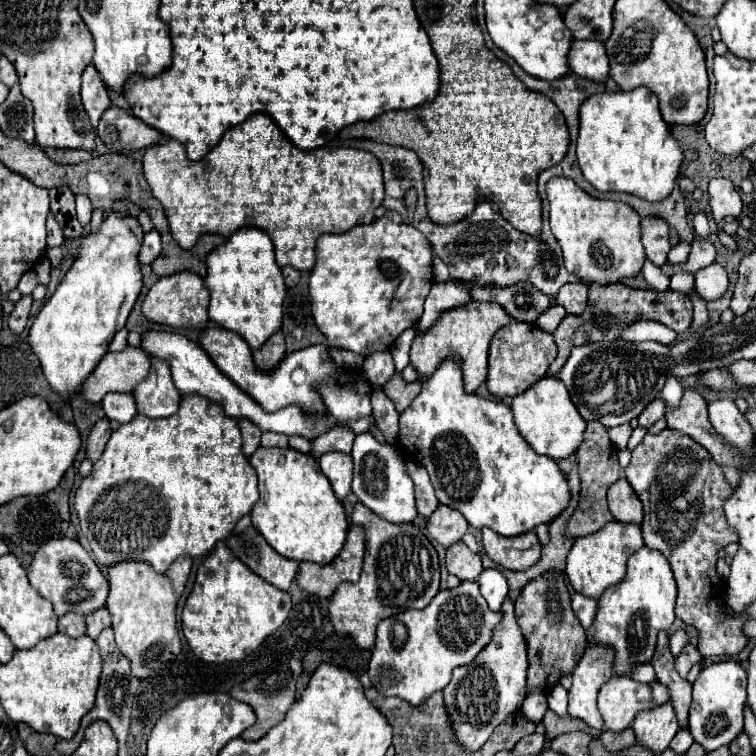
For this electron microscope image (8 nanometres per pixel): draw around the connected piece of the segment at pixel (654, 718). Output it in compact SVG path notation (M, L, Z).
M666 702L652 710L640 712L632 722L632 730L636 732L638 742L650 748L654 754L664 752L664 748L668 748L670 740L678 732L678 722L672 704Z

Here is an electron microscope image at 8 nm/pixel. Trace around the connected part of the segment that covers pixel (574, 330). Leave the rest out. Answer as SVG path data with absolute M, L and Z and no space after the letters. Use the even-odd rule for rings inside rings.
M596 282L588 284L588 306L582 314L568 314L560 326L554 332L554 342L558 346L558 356L550 366L550 374L558 374L564 368L564 362L568 360L568 354L572 352L572 346L588 344L588 342L614 342L620 338L620 334L636 320L656 320L672 328L674 332L682 334L688 330L692 322L692 302L688 294L678 290L640 290L630 288L622 282L614 282L608 286L596 286Z

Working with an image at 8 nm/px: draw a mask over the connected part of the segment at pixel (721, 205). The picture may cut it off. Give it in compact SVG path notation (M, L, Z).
M712 178L710 180L710 184L708 184L708 204L710 204L710 212L712 212L712 218L716 220L716 224L720 224L720 220L724 216L740 218L742 208L744 208L740 192L726 178Z

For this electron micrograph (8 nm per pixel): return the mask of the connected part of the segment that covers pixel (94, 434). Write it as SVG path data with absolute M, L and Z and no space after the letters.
M102 418L102 420L98 420L94 424L94 428L92 428L90 436L88 436L88 442L86 442L86 456L92 462L96 462L102 456L102 450L106 446L110 434L112 434L112 428L110 428L110 420L108 418Z

